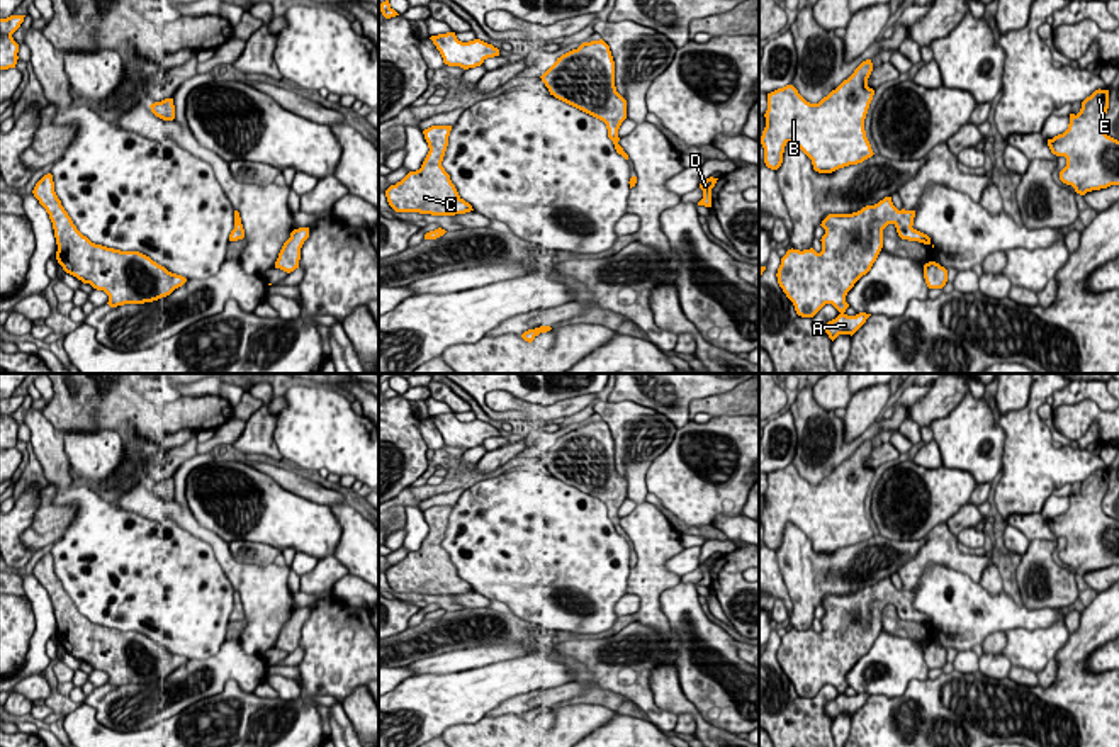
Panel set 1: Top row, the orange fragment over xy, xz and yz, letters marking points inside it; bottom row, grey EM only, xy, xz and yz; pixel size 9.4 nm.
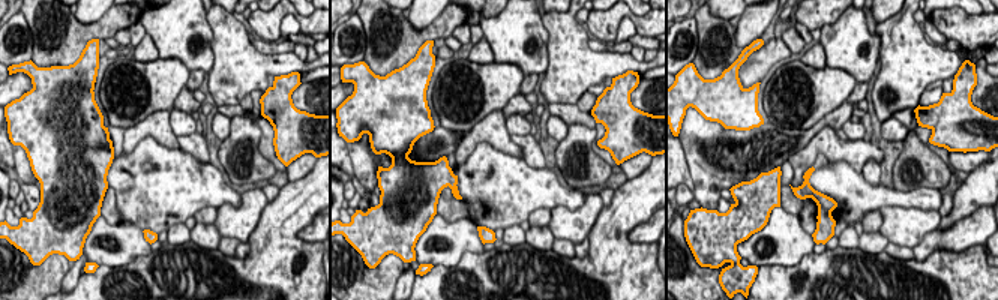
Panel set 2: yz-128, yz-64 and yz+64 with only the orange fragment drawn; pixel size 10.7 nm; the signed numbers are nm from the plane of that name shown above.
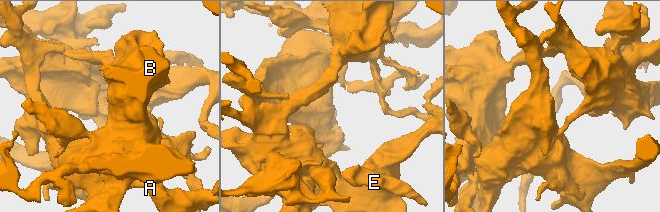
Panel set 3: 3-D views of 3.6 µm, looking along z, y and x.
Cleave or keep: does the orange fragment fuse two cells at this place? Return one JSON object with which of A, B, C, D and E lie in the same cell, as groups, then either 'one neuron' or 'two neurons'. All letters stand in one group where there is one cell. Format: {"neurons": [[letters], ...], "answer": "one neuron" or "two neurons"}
{"neurons": [["A", "B", "C", "D", "E"]], "answer": "one neuron"}

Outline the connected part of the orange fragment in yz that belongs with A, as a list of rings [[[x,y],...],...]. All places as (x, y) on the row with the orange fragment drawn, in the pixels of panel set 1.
[[[885,197],[878,204],[866,205],[852,214],[829,214],[820,224],[825,229],[820,239],[822,251],[817,253],[813,248],[800,251],[791,248],[781,258],[776,273],[778,284],[793,302],[796,314],[801,317],[813,317],[825,304],[832,304],[841,314],[825,324],[825,333],[832,341],[839,334],[852,336],[871,314],[859,312],[856,316],[847,316],[846,309],[849,304],[846,302],[846,295],[876,261],[883,248],[883,229],[893,224],[902,239],[919,241],[934,248],[927,234],[912,227],[914,217],[915,211],[898,211],[891,197]]]

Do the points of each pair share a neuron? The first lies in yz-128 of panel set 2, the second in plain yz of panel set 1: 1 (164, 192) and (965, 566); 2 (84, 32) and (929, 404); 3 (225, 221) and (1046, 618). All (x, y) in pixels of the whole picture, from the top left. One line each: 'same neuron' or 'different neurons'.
1: different neurons
2: different neurons
3: different neurons

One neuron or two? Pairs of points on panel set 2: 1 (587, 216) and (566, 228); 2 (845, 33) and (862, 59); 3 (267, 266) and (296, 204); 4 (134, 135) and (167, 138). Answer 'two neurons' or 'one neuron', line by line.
1: one neuron
2: one neuron
3: one neuron
4: one neuron

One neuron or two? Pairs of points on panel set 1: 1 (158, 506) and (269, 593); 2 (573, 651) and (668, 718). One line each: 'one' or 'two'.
1: one
2: one

